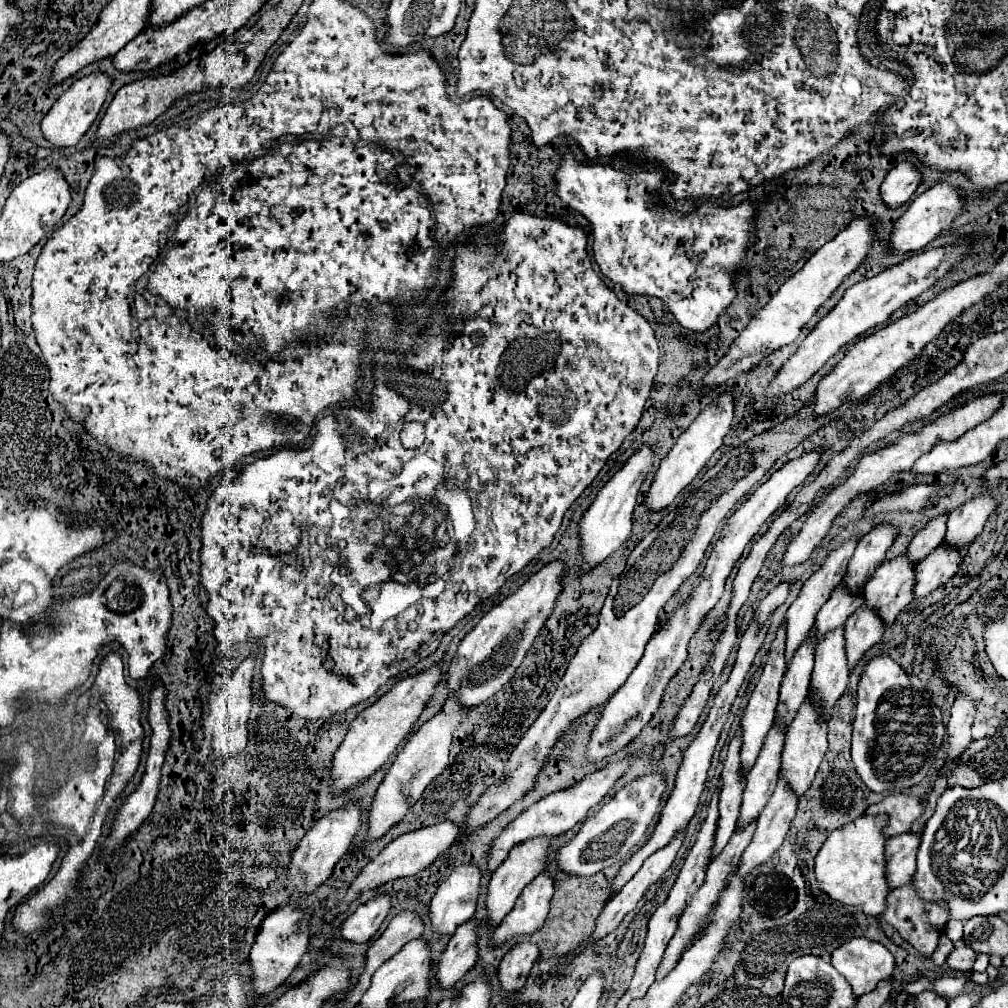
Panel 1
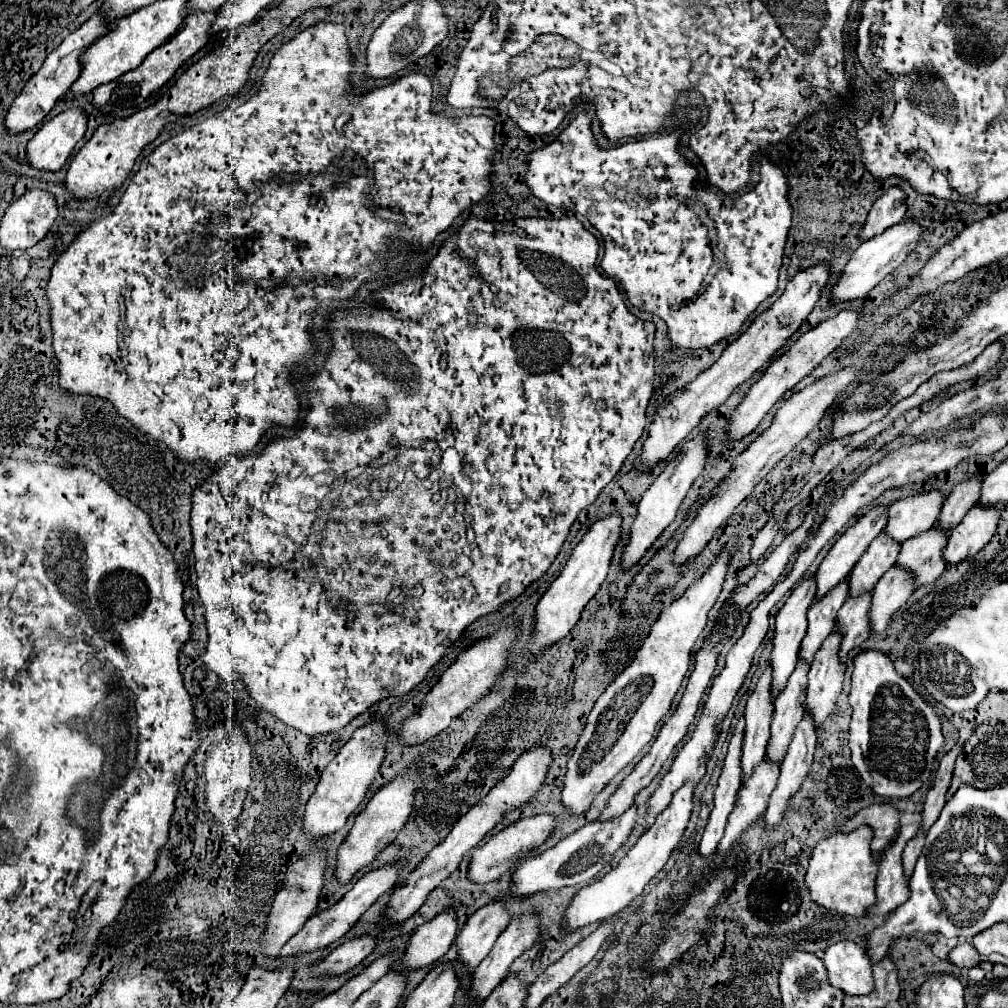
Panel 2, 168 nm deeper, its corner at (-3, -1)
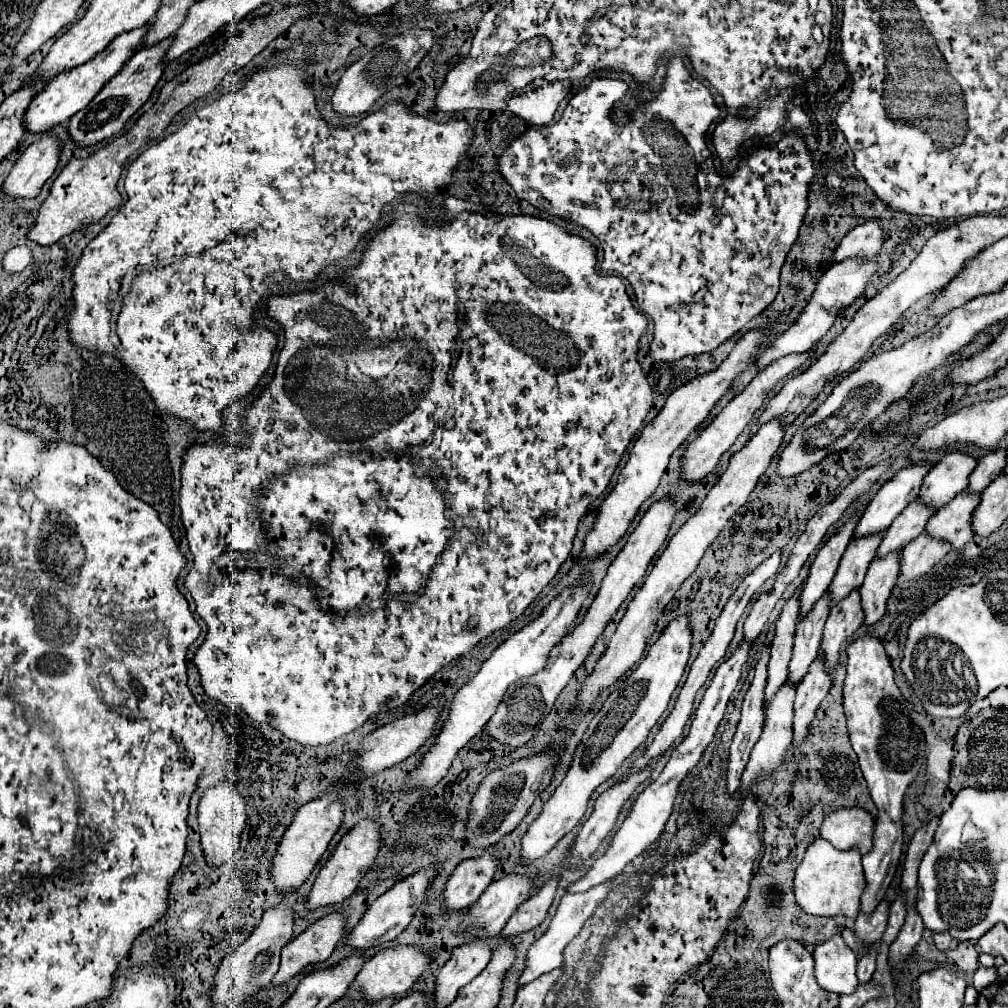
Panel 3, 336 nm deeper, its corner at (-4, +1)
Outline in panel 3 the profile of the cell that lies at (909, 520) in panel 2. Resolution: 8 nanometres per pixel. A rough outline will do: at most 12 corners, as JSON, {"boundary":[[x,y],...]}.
{"boundary":[[950,452],[924,478],[918,500],[940,510],[968,486],[978,460]]}

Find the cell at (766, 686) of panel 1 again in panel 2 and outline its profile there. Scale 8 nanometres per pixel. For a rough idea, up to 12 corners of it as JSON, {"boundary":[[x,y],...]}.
{"boundary":[[813,578],[797,584],[775,616],[771,700],[791,672],[807,632]]}

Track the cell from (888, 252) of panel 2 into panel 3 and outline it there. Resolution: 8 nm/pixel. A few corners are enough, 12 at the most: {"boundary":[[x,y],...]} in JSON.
{"boundary":[[876,262],[832,264],[758,370],[808,352],[868,284]]}

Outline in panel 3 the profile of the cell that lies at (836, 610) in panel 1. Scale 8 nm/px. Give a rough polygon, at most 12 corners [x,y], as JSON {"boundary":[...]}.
{"boundary":[[920,500],[892,522],[878,556],[904,548],[924,532],[934,508]]}

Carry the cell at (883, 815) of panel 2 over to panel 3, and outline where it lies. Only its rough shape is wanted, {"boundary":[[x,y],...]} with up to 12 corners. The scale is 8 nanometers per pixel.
{"boundary":[[840,808],[820,826],[838,850],[870,852],[874,820],[862,808]]}

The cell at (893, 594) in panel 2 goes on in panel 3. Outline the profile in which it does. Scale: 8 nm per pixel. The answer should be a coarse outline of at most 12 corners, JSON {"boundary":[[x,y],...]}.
{"boundary":[[922,532],[902,550],[900,578],[916,580],[952,544]]}

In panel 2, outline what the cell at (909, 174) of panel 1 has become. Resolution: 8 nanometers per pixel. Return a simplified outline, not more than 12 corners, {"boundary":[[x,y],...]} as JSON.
{"boundary":[[903,190],[875,200],[859,236],[869,240],[905,216]]}

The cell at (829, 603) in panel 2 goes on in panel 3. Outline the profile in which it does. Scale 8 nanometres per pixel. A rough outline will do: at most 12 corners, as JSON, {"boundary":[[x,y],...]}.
{"boundary":[[884,530],[856,536],[828,588],[832,602],[864,582]]}

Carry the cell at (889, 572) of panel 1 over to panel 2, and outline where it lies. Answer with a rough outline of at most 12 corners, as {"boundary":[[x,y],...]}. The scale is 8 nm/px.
{"boundary":[[927,530],[901,544],[895,564],[915,588],[945,570],[947,536]]}

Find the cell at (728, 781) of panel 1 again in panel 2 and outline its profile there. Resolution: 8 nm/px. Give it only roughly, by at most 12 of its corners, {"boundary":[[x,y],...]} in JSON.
{"boundary":[[771,668],[745,708],[741,782],[763,760],[771,736]]}

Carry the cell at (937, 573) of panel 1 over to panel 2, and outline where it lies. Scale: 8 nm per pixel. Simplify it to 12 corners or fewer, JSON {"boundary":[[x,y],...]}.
{"boundary":[[973,506],[951,530],[945,566],[975,556],[995,534],[997,508]]}

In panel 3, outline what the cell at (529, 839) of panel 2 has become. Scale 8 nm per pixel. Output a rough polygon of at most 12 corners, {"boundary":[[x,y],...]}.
{"boundary":[[490,852],[460,862],[444,886],[448,914],[476,902],[492,882]]}

